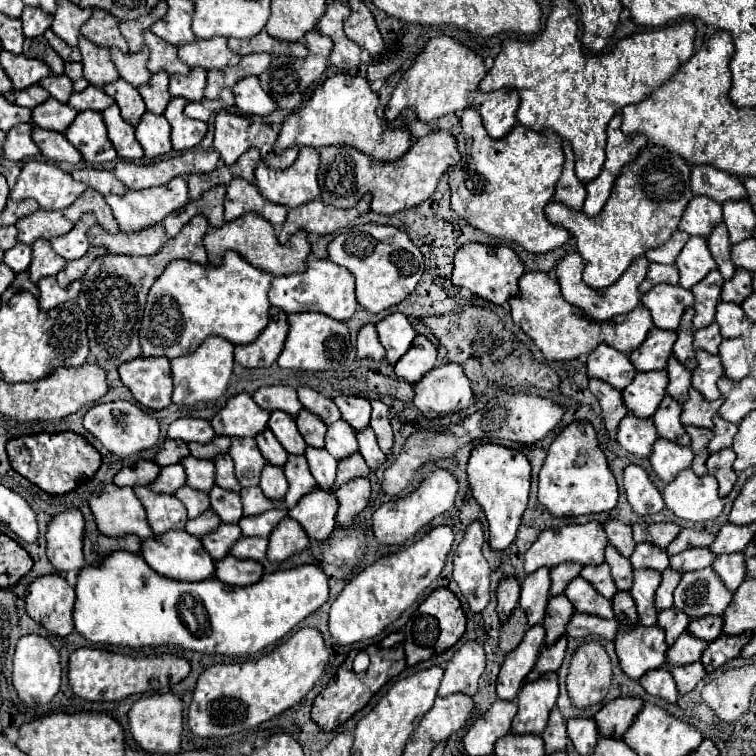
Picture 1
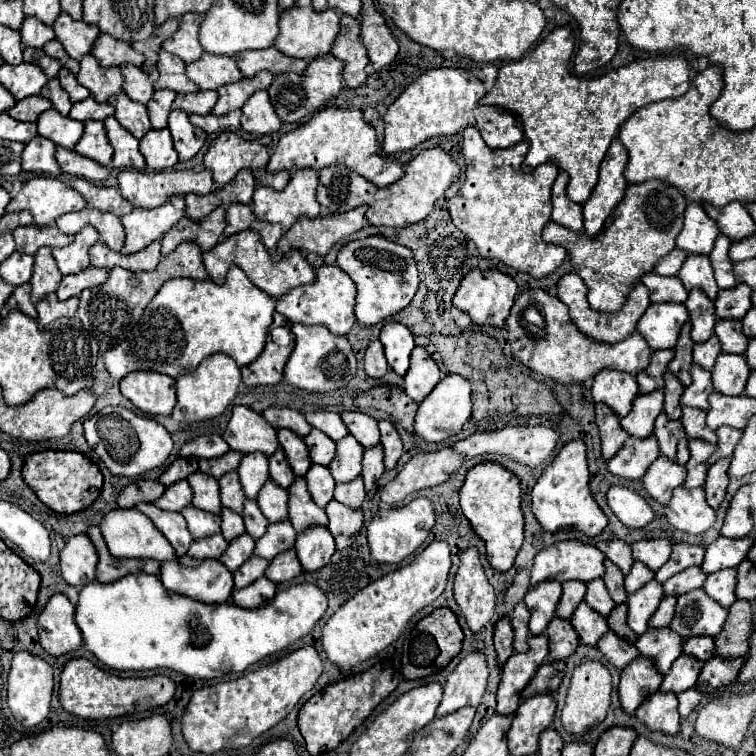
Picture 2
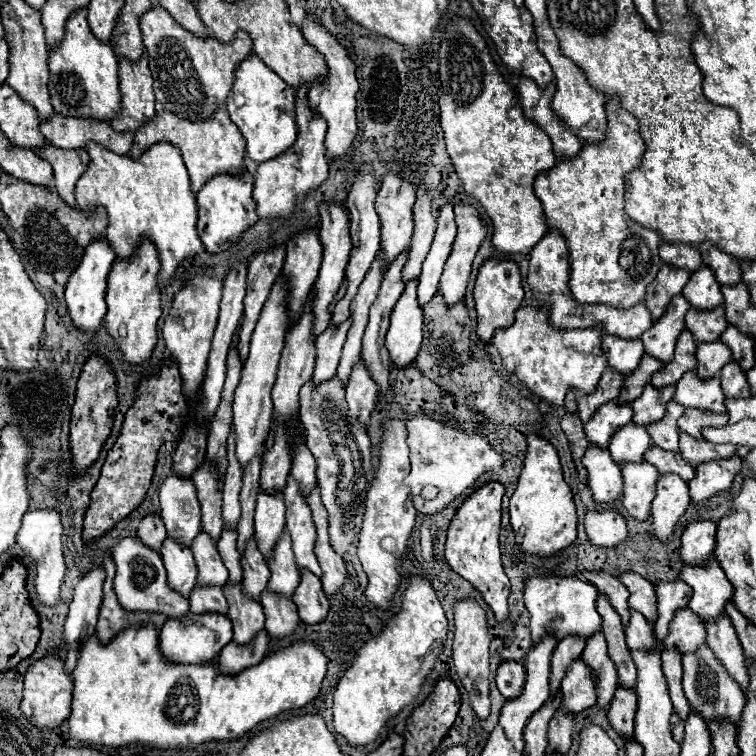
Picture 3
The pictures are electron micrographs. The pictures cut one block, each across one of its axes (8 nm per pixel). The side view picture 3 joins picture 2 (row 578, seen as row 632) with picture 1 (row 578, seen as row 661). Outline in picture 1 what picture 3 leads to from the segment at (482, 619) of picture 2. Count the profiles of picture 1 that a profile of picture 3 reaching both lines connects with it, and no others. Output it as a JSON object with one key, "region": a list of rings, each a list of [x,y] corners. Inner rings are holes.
{"region":[[[480,522],[470,524],[454,554],[454,580],[472,612],[482,612],[490,600],[490,566],[482,556],[482,542]]]}

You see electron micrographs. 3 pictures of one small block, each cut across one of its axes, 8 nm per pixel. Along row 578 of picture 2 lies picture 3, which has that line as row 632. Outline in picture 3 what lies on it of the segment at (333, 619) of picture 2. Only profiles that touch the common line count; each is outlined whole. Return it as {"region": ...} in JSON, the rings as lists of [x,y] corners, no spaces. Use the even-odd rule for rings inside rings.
{"region":[[[410,574],[400,598],[400,610],[384,624],[384,628],[358,650],[354,662],[340,678],[334,692],[334,730],[352,746],[372,744],[388,718],[396,716],[410,704],[428,678],[438,650],[446,640],[448,620],[426,578]]]}

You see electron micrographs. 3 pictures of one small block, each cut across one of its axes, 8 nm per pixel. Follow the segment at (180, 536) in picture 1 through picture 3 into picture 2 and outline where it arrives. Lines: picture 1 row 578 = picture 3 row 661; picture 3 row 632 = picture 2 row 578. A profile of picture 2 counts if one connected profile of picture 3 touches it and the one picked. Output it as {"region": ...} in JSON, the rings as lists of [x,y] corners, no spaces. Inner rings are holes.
{"region":[[[188,554],[178,556],[174,560],[168,560],[166,564],[160,564],[160,580],[166,590],[190,596],[194,600],[202,600],[206,604],[228,602],[232,596],[232,588],[234,588],[232,572],[220,560],[194,560]],[[182,560],[192,560],[192,562],[184,564]]]}

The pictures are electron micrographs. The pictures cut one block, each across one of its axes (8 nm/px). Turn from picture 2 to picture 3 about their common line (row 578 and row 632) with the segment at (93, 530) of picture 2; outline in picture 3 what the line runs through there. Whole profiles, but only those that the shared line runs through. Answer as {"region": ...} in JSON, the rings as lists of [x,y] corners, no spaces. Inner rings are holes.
{"region":[[[104,556],[104,568],[106,568],[104,600],[102,600],[102,606],[100,606],[98,628],[96,628],[96,634],[102,642],[108,642],[110,638],[114,638],[128,624],[152,622],[156,628],[160,628],[166,622],[164,614],[146,614],[146,612],[126,612],[126,610],[122,610],[122,606],[118,606],[118,598],[112,590],[112,580],[116,576],[116,566],[114,566],[110,556]]]}

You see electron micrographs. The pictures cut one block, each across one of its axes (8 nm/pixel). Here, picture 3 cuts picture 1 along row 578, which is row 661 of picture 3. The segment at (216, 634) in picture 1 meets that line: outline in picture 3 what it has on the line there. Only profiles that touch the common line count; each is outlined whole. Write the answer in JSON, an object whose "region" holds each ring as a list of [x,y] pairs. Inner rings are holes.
{"region":[[[148,622],[128,626],[126,632],[118,634],[114,642],[106,642],[106,646],[102,646],[94,634],[90,642],[82,644],[78,664],[72,672],[74,696],[72,714],[68,718],[70,738],[104,746],[144,744],[160,750],[190,750],[212,740],[238,740],[258,722],[284,710],[302,708],[314,700],[320,692],[324,674],[326,656],[310,640],[294,640],[292,644],[270,652],[258,666],[250,666],[250,670],[242,670],[242,674],[226,676],[218,674],[216,660],[208,662],[206,666],[178,666],[174,662],[166,662],[158,646],[158,630]]]}

